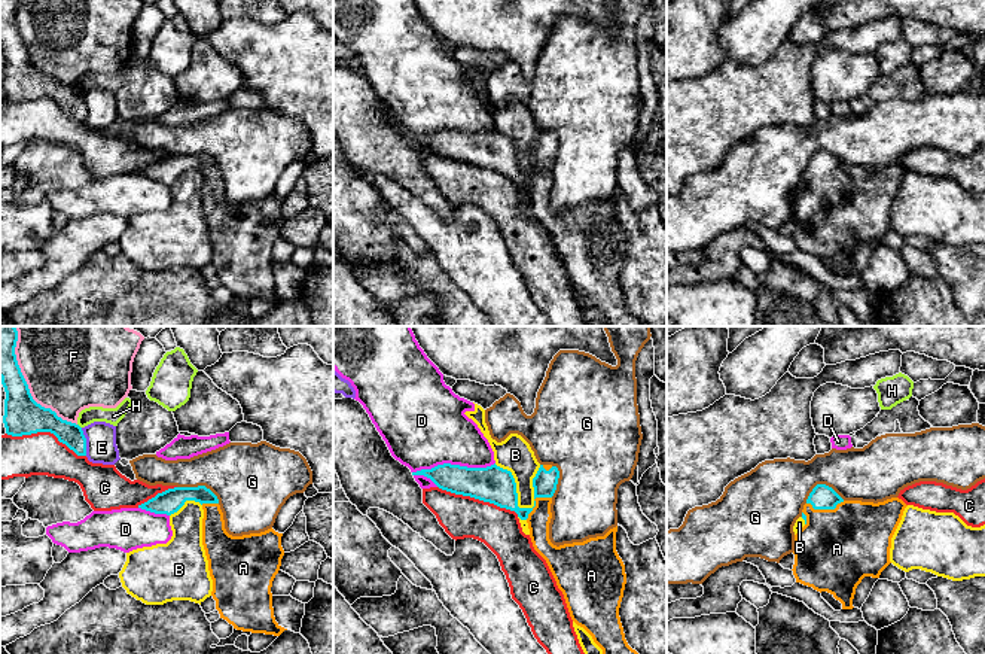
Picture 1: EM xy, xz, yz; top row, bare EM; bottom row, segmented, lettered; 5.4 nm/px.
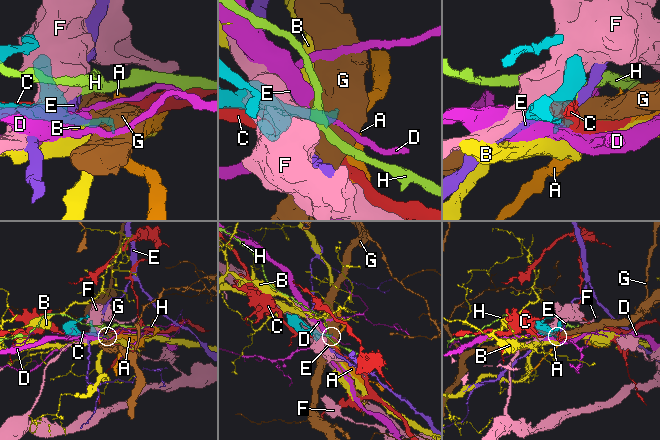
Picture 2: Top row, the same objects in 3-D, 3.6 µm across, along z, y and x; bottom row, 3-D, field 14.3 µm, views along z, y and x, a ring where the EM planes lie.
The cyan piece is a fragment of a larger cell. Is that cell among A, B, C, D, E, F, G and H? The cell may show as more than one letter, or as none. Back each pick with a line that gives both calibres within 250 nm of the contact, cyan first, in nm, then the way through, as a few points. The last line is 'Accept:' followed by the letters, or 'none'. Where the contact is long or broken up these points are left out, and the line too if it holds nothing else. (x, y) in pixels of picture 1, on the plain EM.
A: 130/420 nm | across yz (822, 163), (825, 175), (836, 198), (836, 215)
Accept: A

